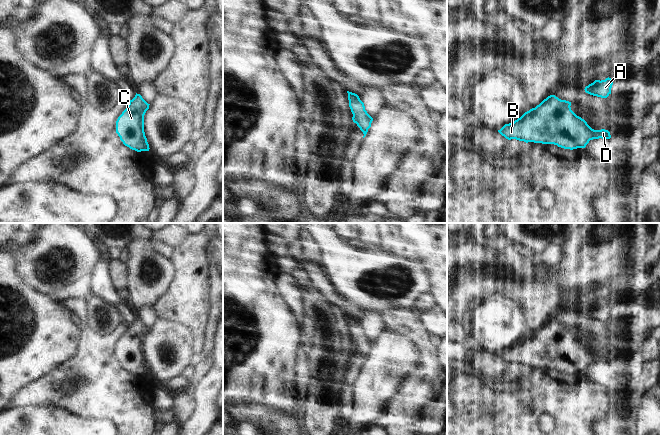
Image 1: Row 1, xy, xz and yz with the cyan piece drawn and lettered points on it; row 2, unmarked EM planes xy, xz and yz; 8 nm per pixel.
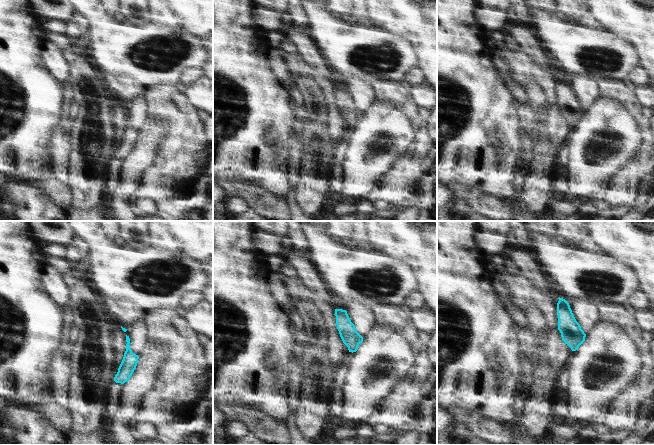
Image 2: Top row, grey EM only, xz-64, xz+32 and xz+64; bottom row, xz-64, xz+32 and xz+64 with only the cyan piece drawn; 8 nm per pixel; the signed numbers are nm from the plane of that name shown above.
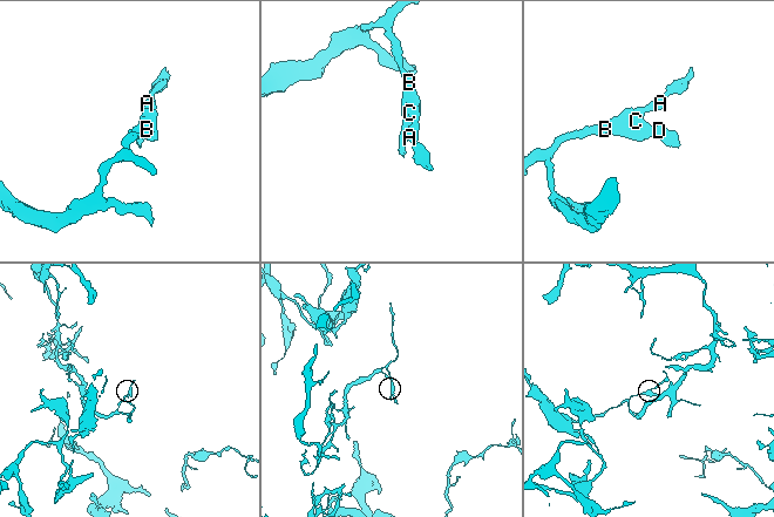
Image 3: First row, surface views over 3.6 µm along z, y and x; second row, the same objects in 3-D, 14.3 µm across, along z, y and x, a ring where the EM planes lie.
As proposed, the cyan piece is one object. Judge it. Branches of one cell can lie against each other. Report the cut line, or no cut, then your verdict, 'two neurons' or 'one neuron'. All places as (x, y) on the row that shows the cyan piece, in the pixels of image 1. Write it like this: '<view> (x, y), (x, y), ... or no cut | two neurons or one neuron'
no cut | one neuron

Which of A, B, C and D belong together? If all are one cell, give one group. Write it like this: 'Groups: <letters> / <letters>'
Groups: A B C D.

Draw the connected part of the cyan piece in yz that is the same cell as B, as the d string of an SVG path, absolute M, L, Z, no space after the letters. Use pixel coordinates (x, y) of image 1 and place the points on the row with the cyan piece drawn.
M550 95L498 132L506 139L554 144L564 149L585 148L590 140L610 139L608 130L594 130L571 110L571 102Z

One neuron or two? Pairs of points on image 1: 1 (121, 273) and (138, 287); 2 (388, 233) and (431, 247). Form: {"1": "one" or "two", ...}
{"1": "two", "2": "one"}

